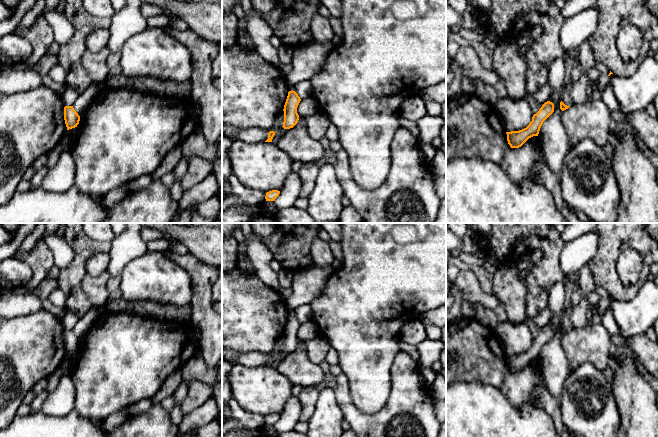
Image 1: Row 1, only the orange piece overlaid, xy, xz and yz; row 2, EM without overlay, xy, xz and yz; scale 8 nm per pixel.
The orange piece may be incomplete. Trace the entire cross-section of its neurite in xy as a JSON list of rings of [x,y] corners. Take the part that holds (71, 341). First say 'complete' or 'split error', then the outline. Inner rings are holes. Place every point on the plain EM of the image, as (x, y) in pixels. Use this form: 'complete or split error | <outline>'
complete | [[[73,330],[64,331],[64,344],[67,354],[77,351],[80,345],[80,340],[74,334]]]

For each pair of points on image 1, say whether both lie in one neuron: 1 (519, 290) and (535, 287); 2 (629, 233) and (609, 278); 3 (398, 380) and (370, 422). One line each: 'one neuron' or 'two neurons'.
1: two neurons
2: one neuron
3: one neuron

